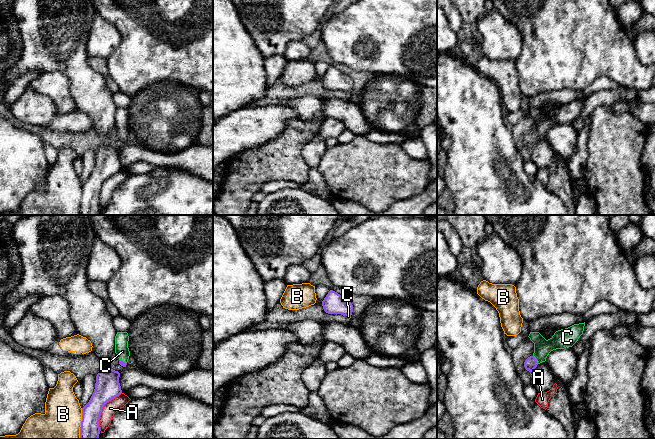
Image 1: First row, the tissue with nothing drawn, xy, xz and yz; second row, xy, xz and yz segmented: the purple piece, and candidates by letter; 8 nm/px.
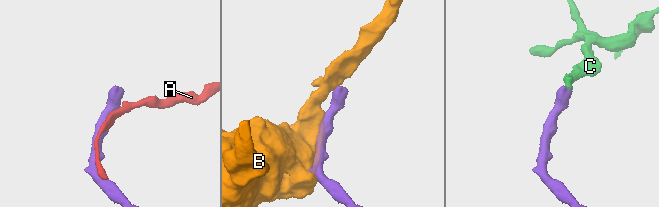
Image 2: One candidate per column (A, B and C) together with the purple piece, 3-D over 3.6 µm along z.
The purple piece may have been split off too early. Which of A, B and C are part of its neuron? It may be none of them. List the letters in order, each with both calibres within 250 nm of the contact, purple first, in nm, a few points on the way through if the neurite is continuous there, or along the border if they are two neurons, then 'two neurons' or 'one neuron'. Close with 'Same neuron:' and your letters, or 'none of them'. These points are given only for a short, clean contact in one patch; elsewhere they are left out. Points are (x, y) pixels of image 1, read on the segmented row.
A: calibres 200 and 110 nm; two neurons
B: calibres 160 and 400 nm; two neurons
C: calibres 100 and 140 nm; way yz (530, 364), (535, 359), (540, 354), (542, 347); one neuron
Same neuron: C

